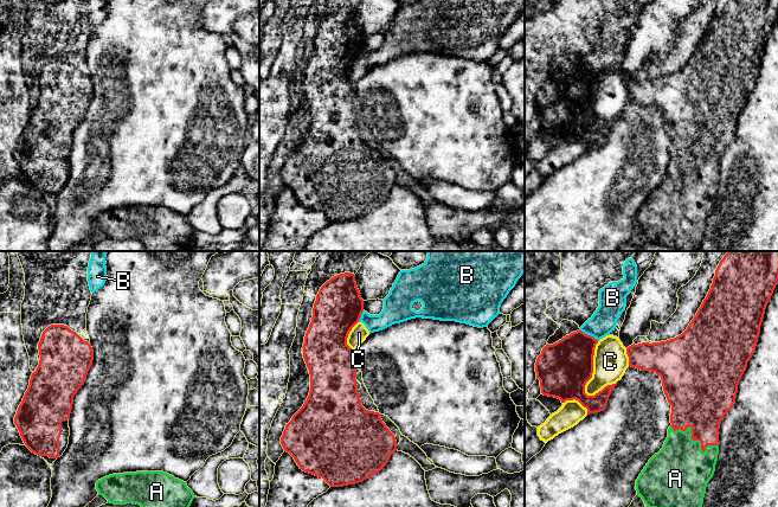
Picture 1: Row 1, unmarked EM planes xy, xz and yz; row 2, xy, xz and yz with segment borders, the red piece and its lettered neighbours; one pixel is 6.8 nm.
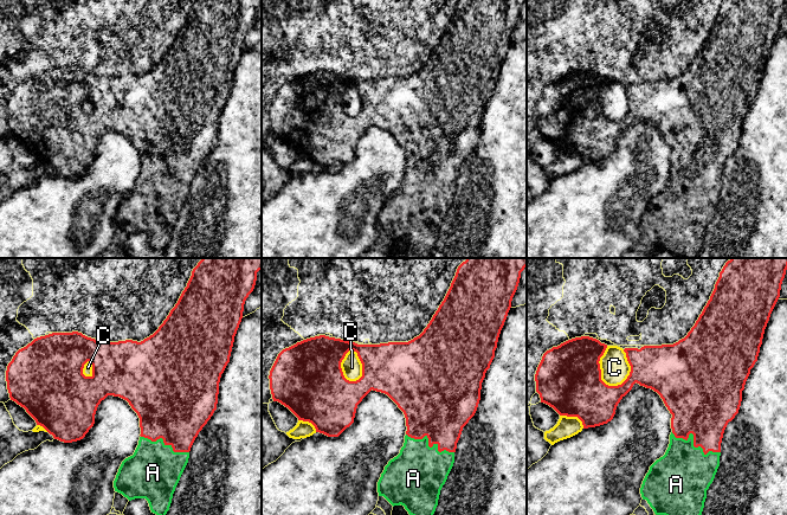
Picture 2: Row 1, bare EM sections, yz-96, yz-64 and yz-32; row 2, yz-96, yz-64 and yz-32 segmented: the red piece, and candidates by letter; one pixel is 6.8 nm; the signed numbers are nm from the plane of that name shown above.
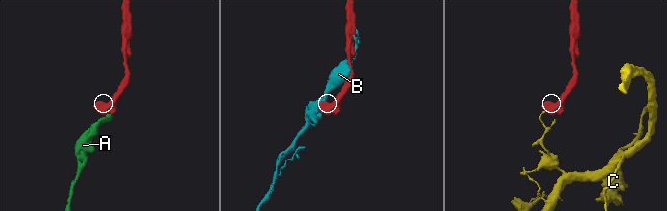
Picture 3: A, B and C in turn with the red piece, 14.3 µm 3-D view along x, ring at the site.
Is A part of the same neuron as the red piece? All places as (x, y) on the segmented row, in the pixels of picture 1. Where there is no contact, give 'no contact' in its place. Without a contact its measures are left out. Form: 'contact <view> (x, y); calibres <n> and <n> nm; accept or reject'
contact yz (693, 440); calibres 340 and 400 nm; accept

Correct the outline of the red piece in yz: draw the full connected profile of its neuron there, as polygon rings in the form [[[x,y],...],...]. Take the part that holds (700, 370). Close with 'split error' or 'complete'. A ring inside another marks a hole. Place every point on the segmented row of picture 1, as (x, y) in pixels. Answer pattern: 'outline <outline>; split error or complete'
outline [[[728,251],[715,270],[706,299],[681,335],[661,342],[634,344],[626,348],[629,366],[661,377],[671,405],[671,425],[663,448],[649,460],[636,480],[637,495],[647,507],[702,507],[706,487],[718,461],[720,423],[735,403],[739,381],[756,351],[765,309],[777,284],[778,251]]]; split error

